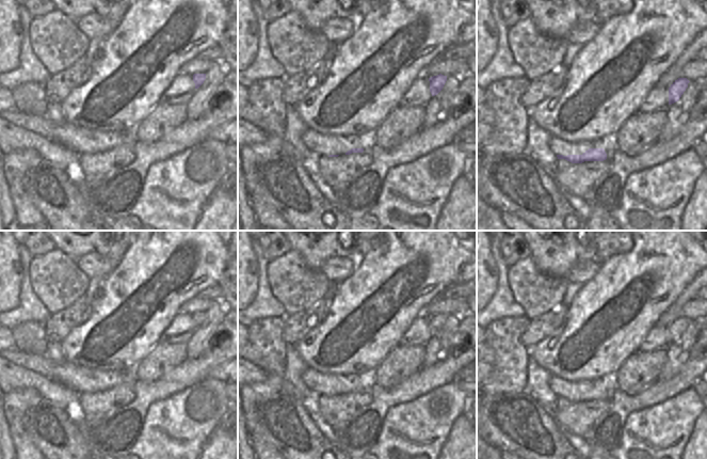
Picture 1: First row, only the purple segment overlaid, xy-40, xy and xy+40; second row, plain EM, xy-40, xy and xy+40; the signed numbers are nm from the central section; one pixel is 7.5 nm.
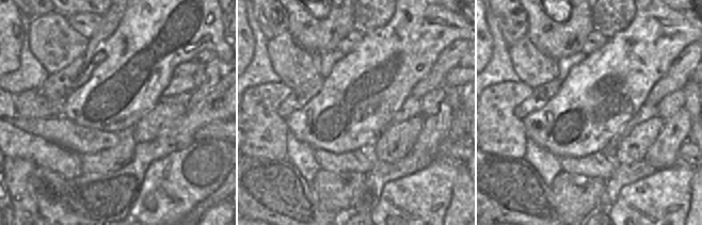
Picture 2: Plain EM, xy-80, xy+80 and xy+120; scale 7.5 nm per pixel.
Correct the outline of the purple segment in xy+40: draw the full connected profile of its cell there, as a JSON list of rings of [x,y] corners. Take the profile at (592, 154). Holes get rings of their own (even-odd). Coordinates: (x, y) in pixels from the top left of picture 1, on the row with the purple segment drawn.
[[[610,133],[589,142],[567,142],[551,136],[549,147],[558,159],[565,159],[572,163],[604,161],[606,159],[611,162],[613,152],[617,148],[617,139],[615,133]]]

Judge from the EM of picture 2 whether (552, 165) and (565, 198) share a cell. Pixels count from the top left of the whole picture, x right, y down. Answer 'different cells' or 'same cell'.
different cells

